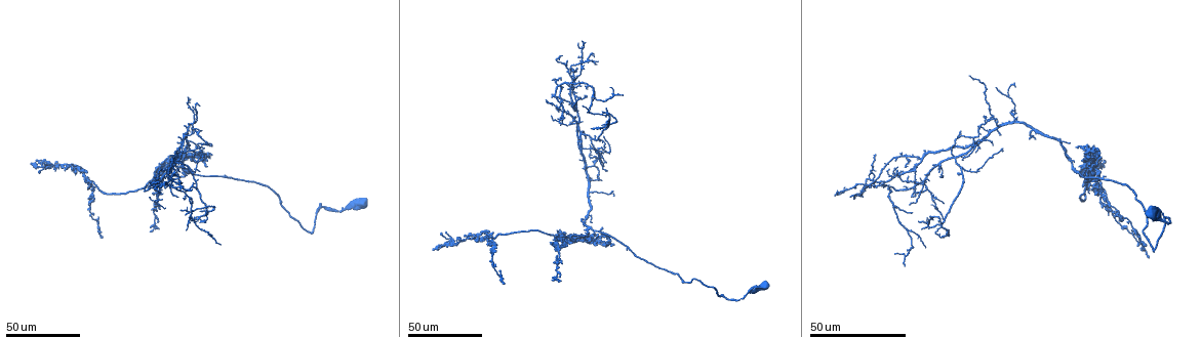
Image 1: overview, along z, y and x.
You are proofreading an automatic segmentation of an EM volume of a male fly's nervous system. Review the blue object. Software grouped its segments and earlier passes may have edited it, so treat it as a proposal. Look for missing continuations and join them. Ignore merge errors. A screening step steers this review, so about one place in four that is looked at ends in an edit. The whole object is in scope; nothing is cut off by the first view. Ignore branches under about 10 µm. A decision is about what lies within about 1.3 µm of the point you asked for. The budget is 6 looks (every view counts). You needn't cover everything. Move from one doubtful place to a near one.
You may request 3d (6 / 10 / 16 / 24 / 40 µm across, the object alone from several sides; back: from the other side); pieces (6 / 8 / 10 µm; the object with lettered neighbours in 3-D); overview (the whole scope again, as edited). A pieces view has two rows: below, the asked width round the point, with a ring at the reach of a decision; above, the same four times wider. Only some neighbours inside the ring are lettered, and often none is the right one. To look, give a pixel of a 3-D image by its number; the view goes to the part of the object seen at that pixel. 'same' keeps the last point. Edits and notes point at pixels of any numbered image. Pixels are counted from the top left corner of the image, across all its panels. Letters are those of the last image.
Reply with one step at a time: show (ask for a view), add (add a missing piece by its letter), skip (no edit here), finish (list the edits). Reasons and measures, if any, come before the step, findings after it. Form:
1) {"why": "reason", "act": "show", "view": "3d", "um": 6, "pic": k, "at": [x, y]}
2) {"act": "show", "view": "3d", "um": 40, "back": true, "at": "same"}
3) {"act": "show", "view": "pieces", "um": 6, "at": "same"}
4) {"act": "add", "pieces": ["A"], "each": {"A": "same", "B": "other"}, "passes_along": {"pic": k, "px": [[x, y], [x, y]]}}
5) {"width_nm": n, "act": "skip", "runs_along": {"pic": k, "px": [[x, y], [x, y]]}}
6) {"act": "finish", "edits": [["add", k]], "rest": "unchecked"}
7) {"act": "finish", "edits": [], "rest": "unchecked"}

{"why": "tapers out", "act": "show", "view": "3d", "um": 24, "pic": 1, "at": [904, 166]}

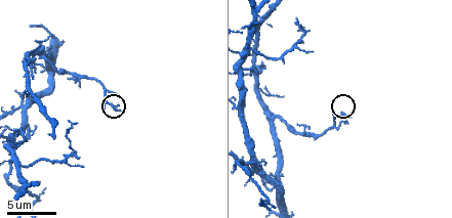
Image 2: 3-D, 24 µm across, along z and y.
{"act": "show", "view": "pieces", "um": 8, "pic": 2, "at": [118, 111]}

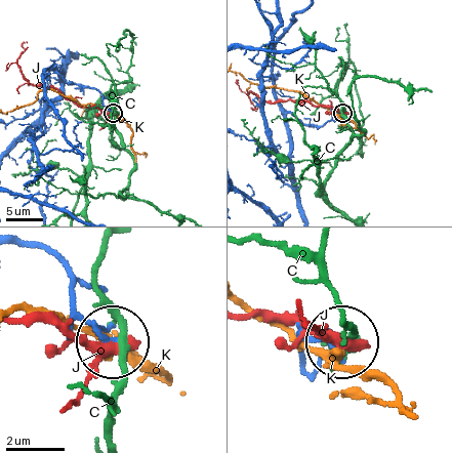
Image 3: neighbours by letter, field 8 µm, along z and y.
{"width_nm": 150, "act": "skip", "each": {"C": "other", "J": "other", "K": "other"}, "runs_along": {"pic": 3, "px": [[32, 244], [67, 274], [76, 311], [111, 337]]}, "found": "none of them fits"}

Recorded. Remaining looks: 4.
{"why": "free end", "act": "show", "view": "3d", "um": 24, "pic": 1, "at": [920, 229]}

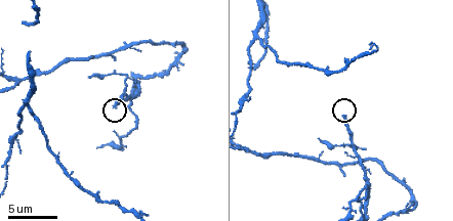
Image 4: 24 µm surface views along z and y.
{"act": "show", "view": "pieces", "um": 6, "pic": 4, "at": [343, 115]}

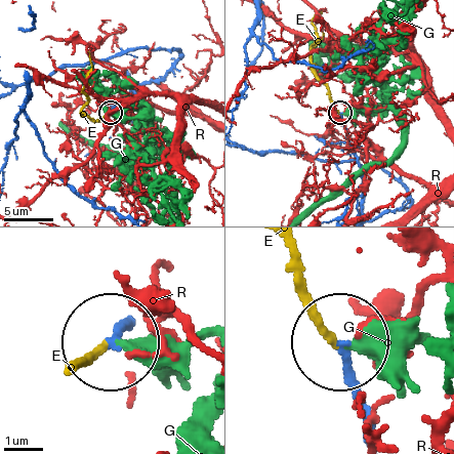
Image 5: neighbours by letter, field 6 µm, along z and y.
{"act": "add", "pieces": ["E"], "each": {"E": "same", "G": "other", "R": "other"}, "passes_along": {"pic": 5, "px": [[125, 319], [80, 365]]}, "found": "it goes on there"}

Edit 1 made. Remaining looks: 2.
{"why": "tapers out", "act": "show", "view": "3d", "um": 40, "pic": 1, "at": [181, 172]}

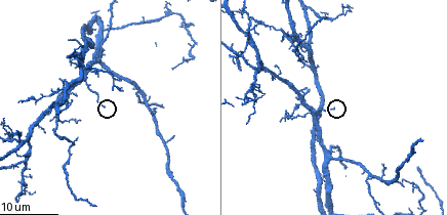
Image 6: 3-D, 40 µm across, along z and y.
{"act": "show", "view": "pieces", "um": 8, "pic": 6, "at": [103, 105]}

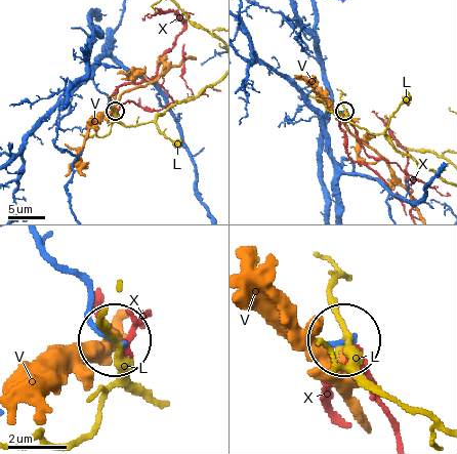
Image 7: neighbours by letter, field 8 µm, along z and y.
{"act": "skip", "each": {"L": "other", "V": "other", "X": "other"}, "runs_along": {"pic": 7, "px": [[336, 193], [323, 116], [342, 111]]}, "found": "none of them fits"}

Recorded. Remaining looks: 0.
{"act": "finish", "edits": [["add", 5]], "rest": "unchecked"}

